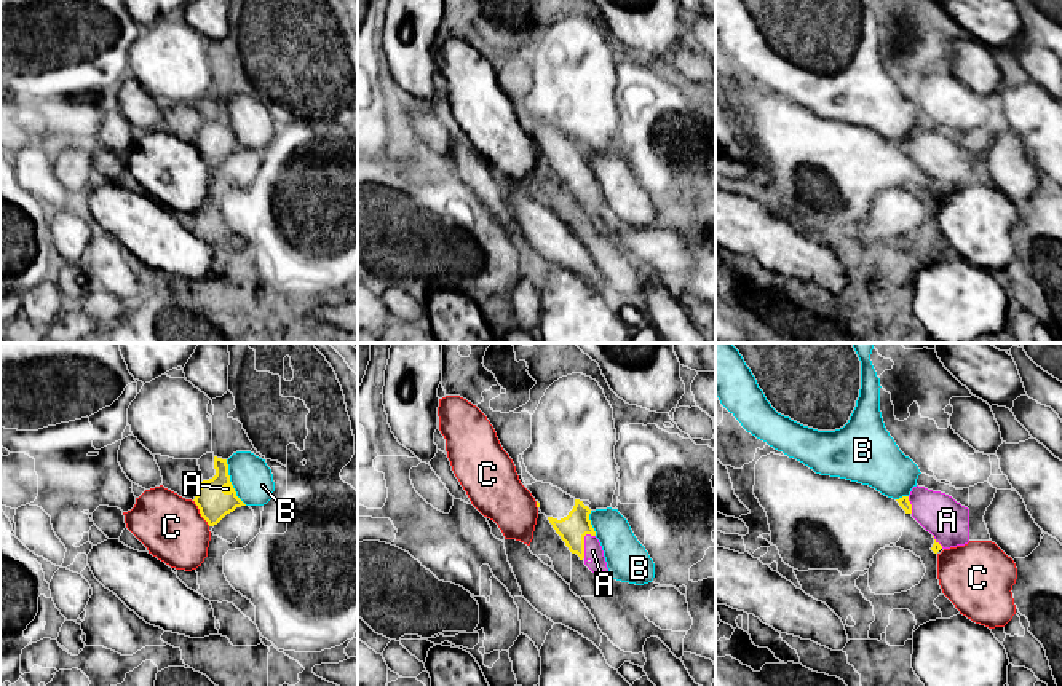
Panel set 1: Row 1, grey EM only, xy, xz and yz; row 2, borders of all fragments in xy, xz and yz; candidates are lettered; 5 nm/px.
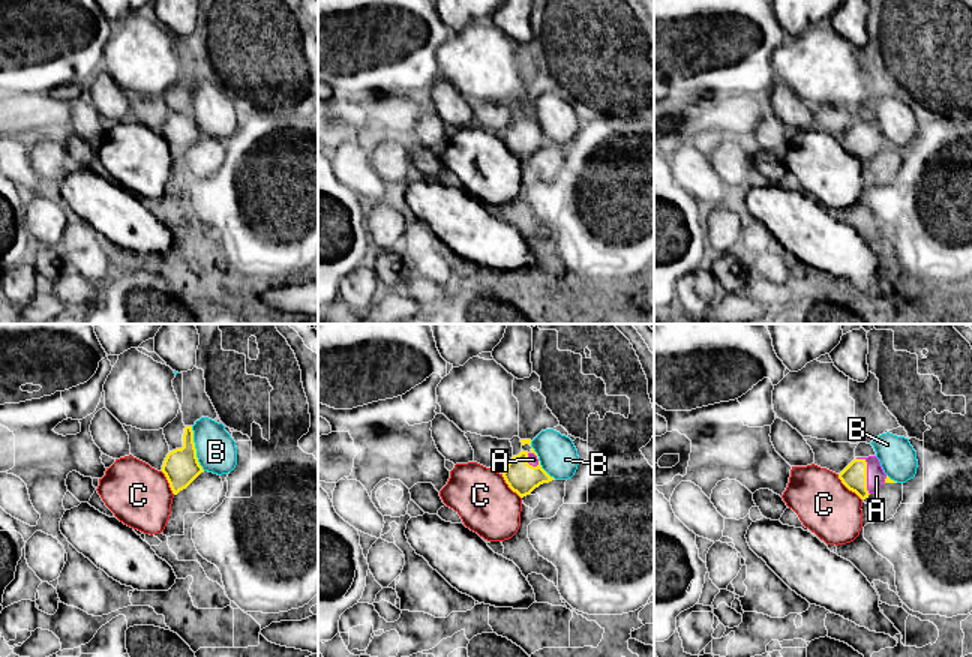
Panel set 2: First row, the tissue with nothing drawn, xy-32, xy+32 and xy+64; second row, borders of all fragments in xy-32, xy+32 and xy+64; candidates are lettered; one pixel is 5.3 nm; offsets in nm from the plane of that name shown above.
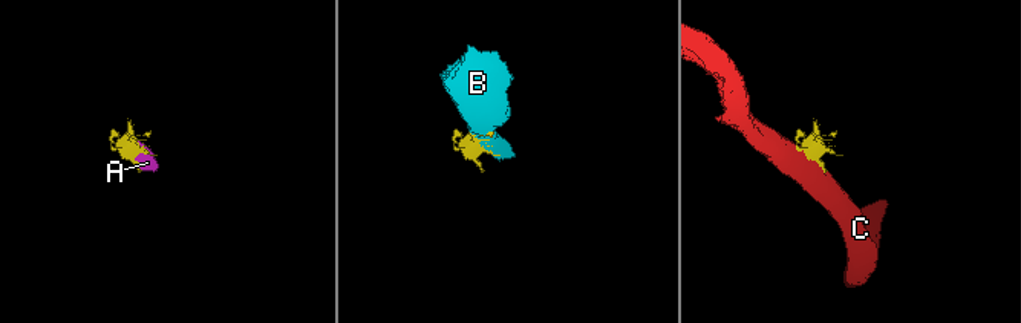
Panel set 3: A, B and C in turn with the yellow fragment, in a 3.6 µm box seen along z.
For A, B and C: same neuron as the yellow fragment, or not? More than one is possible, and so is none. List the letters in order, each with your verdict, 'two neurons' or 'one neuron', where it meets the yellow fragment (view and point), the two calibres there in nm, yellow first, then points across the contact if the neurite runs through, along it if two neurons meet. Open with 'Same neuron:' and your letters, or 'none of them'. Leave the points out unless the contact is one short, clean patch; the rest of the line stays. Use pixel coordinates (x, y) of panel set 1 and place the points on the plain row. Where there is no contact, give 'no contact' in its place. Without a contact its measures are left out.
Same neuron: A
A: one neuron; contact xz (583, 185); calibres 140 and 100 nm
B: two neurons; contact xy (230, 125); calibres 170 and 200 nm
C: two neurons; contact xy (200, 155); calibres 170 and 320 nm

